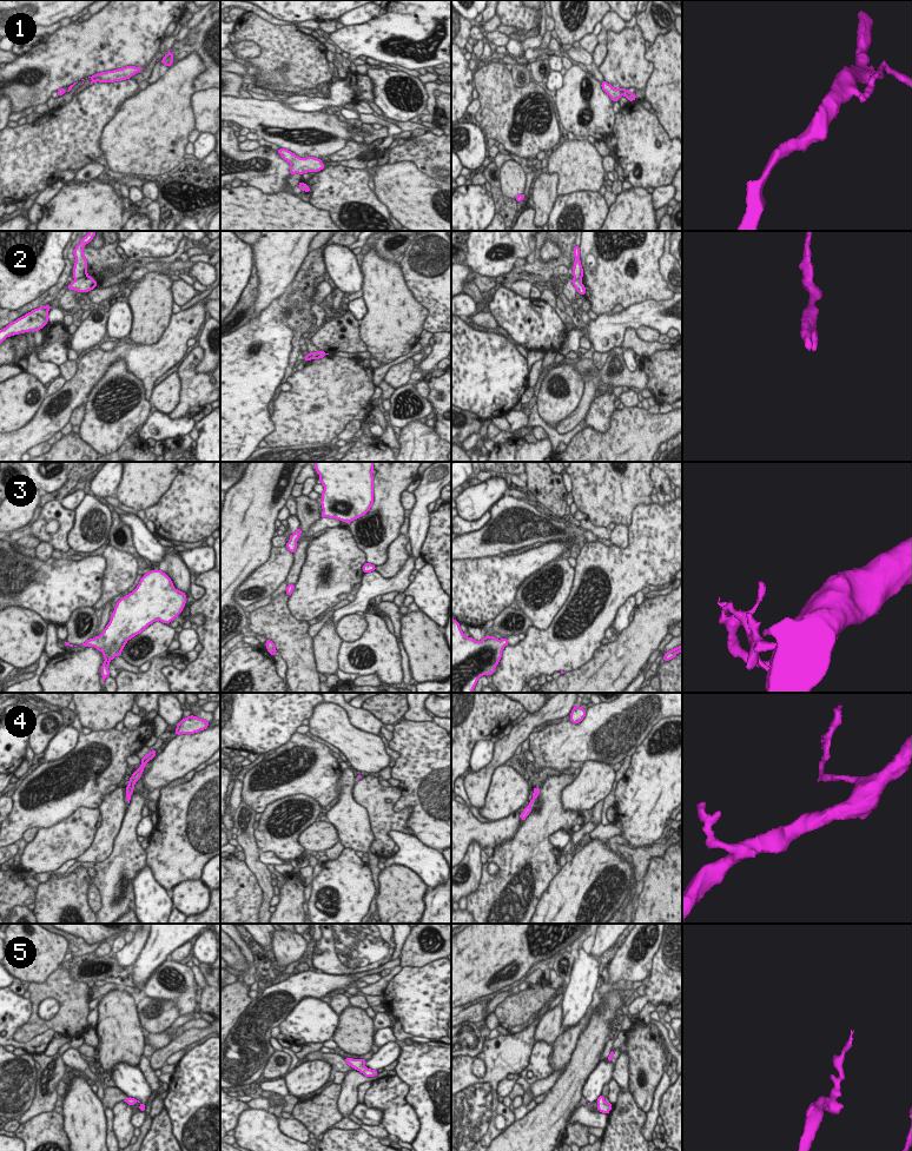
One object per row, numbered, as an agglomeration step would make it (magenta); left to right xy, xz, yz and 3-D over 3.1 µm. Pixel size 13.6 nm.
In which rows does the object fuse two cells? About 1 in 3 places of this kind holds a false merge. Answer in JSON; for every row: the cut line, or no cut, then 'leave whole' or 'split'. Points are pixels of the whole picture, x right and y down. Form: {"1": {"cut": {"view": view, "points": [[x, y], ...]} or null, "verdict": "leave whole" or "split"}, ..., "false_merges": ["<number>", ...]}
{"1": {"cut": null, "verdict": "leave whole"}, "2": {"cut": {"view": "xy", "points": [[86, 273], [74, 279]]}, "verdict": "split"}, "3": {"cut": null, "verdict": "leave whole"}, "4": {"cut": null, "verdict": "leave whole"}, "5": {"cut": null, "verdict": "leave whole"}, "false_merges": ["2"]}

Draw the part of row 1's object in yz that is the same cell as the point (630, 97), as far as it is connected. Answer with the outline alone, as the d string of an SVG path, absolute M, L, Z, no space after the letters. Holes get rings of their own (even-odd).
M602 81L601 84L602 90L609 94L612 101L619 101L620 97L623 94L624 97L628 98L629 101L633 101L636 99L635 92L630 93L626 88L614 88L612 85L609 85L607 81Z

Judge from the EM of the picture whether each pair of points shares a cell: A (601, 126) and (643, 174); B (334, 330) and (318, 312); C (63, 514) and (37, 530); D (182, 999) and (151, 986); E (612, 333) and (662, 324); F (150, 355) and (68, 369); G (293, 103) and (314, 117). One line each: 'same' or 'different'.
A: different
B: different
C: same
D: same
E: same
F: different
G: different

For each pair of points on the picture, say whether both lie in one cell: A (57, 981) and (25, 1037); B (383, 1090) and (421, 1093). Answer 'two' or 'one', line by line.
A: one
B: two

